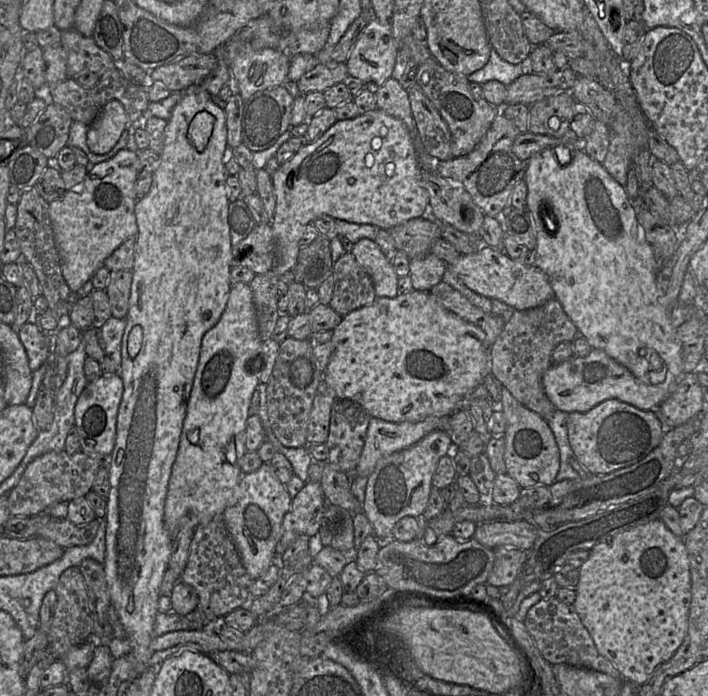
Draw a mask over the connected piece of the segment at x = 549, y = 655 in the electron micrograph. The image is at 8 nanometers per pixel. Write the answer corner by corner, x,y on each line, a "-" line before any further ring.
556,597
541,599
528,610
523,623
542,656
551,665
567,664
602,672
616,679
623,679
614,664
599,654
573,604
566,605

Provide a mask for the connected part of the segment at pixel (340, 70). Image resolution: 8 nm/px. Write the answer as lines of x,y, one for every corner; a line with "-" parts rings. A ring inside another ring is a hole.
346,62
318,64
306,72
297,81
297,85
302,94
308,94
310,92
324,92
329,87
346,82
348,79

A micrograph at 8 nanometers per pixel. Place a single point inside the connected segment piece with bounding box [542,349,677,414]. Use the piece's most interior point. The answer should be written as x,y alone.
578,384

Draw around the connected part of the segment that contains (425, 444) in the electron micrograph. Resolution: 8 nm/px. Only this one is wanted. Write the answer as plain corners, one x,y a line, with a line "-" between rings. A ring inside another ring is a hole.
434,430
417,443
390,454
377,463
369,475
361,511
373,526
373,535
382,543
392,539
394,525
405,516
421,518
432,486
439,459
454,450
451,438
443,430

